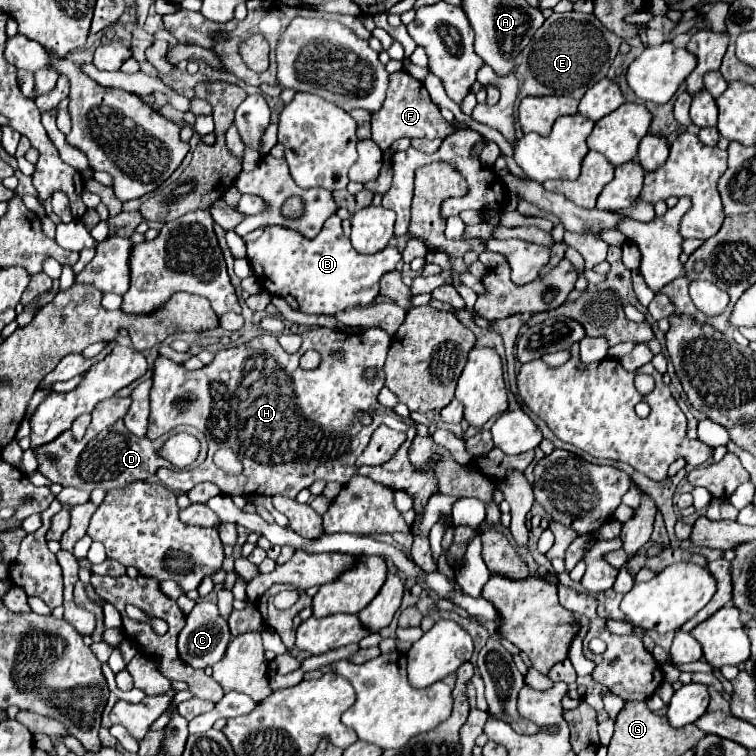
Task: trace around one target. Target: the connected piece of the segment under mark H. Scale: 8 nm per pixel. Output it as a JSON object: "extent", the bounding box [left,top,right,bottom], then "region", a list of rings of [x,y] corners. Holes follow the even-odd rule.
{"extent":[147,327,437,513],"region":[[[319,327],[315,331],[303,333],[303,345],[297,353],[283,351],[283,347],[279,345],[279,341],[273,333],[263,333],[245,345],[215,351],[213,361],[209,365],[205,365],[203,369],[197,369],[197,371],[187,371],[179,363],[173,363],[165,357],[159,357],[155,361],[153,387],[149,393],[151,415],[149,415],[147,437],[155,441],[157,437],[169,433],[173,427],[189,423],[189,425],[197,427],[199,431],[203,431],[207,441],[209,441],[209,455],[201,463],[201,467],[191,469],[189,473],[173,473],[169,469],[159,469],[157,471],[159,481],[175,493],[187,493],[193,485],[197,485],[201,481],[211,481],[221,489],[223,495],[231,495],[231,497],[233,495],[267,495],[267,497],[283,495],[283,497],[295,499],[301,489],[313,485],[313,481],[317,479],[315,473],[323,465],[325,467],[325,481],[337,481],[337,483],[345,485],[351,481],[353,475],[365,475],[365,477],[369,477],[369,479],[373,479],[373,481],[377,481],[389,489],[403,489],[413,497],[413,501],[415,501],[413,509],[415,509],[415,513],[419,513],[421,507],[427,503],[427,499],[433,493],[437,493],[437,489],[435,489],[433,475],[429,471],[423,473],[423,471],[413,469],[409,459],[407,459],[407,449],[409,449],[413,437],[417,435],[415,427],[407,427],[405,443],[387,463],[383,463],[379,467],[365,467],[365,465],[357,467],[355,465],[357,455],[363,453],[363,449],[367,447],[367,443],[371,439],[371,433],[381,423],[395,421],[395,423],[399,423],[399,431],[401,431],[401,417],[393,409],[387,409],[387,407],[383,409],[383,405],[377,401],[377,395],[379,395],[381,387],[385,385],[383,363],[385,363],[385,351],[389,351],[389,345],[391,345],[391,335],[385,333],[381,327],[365,329],[363,337],[357,333],[351,333],[351,337],[349,337],[347,333],[333,331],[327,327]],[[307,349],[315,349],[321,355],[321,365],[311,369],[311,371],[305,371],[299,367],[299,357]],[[335,349],[343,351],[345,357],[333,359],[331,351],[335,351]],[[367,367],[375,367],[379,371],[375,383],[365,383],[363,371]],[[355,411],[367,411],[373,417],[373,425],[363,427],[355,419]],[[221,447],[229,447],[237,453],[237,457],[243,463],[241,475],[233,477],[233,475],[227,475],[227,473],[217,469],[217,465],[213,463],[213,453]]]}

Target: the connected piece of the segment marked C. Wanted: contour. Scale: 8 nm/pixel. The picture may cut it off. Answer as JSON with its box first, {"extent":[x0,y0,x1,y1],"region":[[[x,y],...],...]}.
{"extent":[179,601,231,669],"region":[[[197,601],[179,633],[179,655],[195,669],[217,663],[231,641],[227,621],[221,619],[217,605]]]}

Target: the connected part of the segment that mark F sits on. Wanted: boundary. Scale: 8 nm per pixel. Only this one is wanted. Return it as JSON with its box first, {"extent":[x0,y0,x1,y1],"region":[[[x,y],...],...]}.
{"extent":[371,71,457,151],"region":[[[407,71],[391,73],[389,81],[391,83],[389,83],[389,89],[387,89],[387,99],[385,99],[381,111],[373,113],[373,119],[371,119],[373,141],[379,145],[381,151],[387,151],[401,137],[409,137],[409,139],[413,139],[413,137],[445,139],[447,135],[457,131],[457,127],[453,123],[449,123],[441,117],[439,107],[431,101],[431,97],[429,97],[429,93],[427,93],[427,89],[423,87],[421,81],[411,77]]]}

